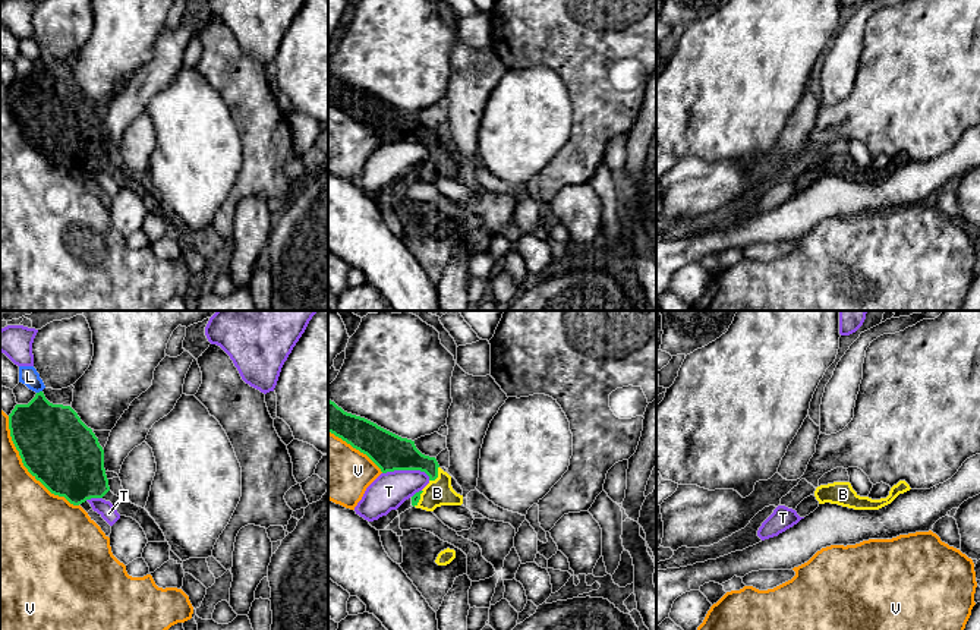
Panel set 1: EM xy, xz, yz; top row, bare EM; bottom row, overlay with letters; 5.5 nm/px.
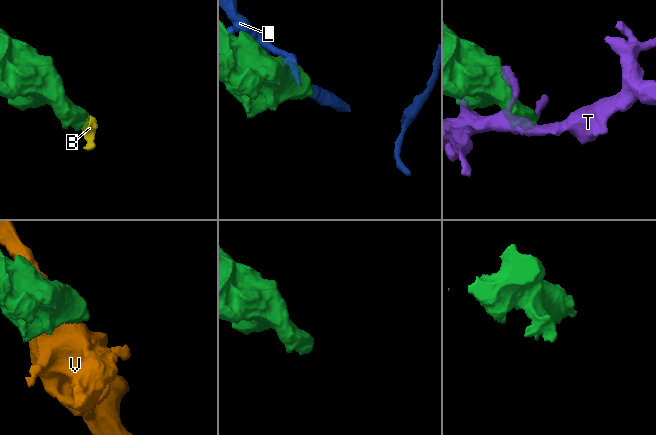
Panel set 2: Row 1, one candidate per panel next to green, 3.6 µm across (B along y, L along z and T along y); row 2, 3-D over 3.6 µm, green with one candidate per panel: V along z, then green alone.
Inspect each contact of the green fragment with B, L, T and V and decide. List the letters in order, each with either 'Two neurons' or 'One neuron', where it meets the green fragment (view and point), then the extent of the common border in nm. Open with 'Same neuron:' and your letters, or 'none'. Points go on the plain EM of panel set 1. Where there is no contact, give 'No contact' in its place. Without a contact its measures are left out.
Same neuron: B
B: One neuron. Touches green at xz (437, 147). Shared border 100 nm
L: Two neurons. Touches green at xy (40, 63). Shared border 40 nm
T: Two neurons. Touches green at xz (407, 141). Shared border 260 nm
V: Two neurons. Touches green at xy (27, 139). Shared border 650 nm

